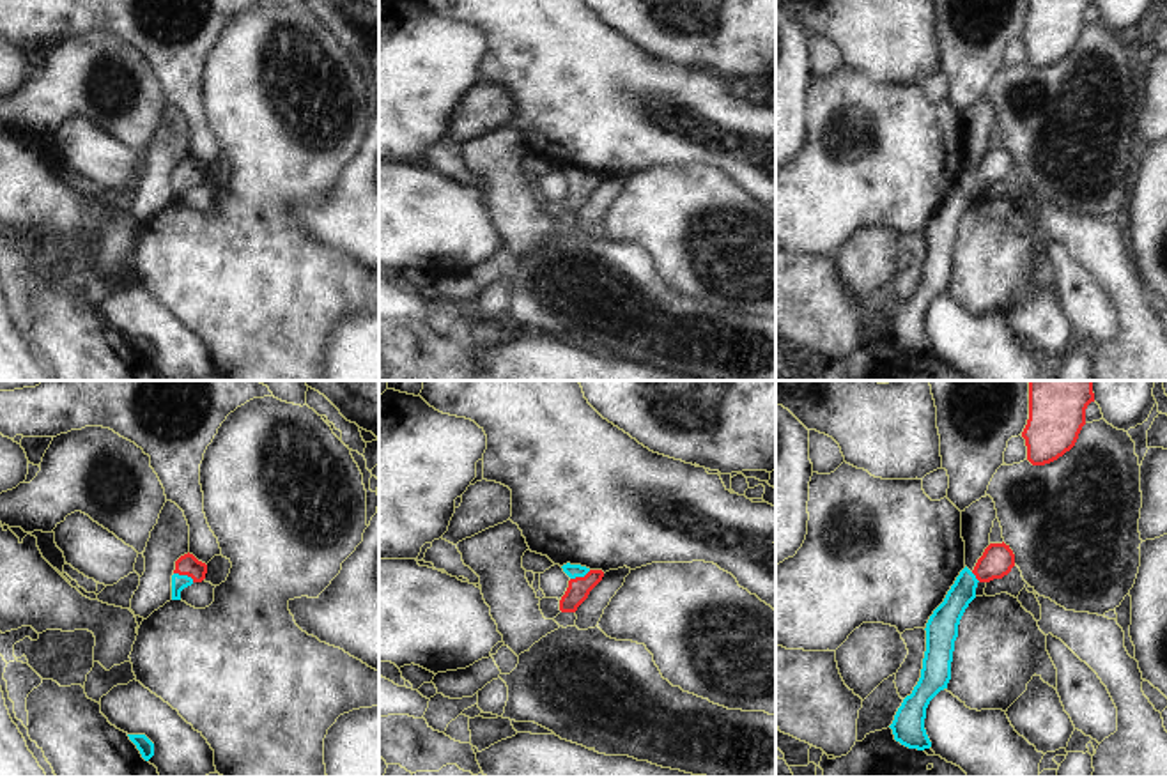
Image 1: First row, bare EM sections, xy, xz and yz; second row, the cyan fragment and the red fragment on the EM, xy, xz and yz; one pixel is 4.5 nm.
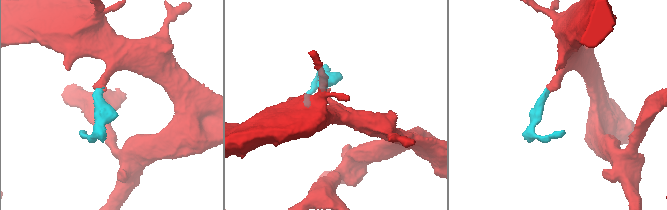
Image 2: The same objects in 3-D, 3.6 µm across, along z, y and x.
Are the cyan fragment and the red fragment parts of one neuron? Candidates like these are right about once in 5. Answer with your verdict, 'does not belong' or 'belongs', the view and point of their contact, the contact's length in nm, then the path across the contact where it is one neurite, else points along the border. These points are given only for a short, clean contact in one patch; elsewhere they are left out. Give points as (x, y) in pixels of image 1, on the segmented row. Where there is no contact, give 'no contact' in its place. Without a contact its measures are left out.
belongs | xy (185, 576) | 100 nm | across xy (179, 583), (185, 576), (188, 565)

